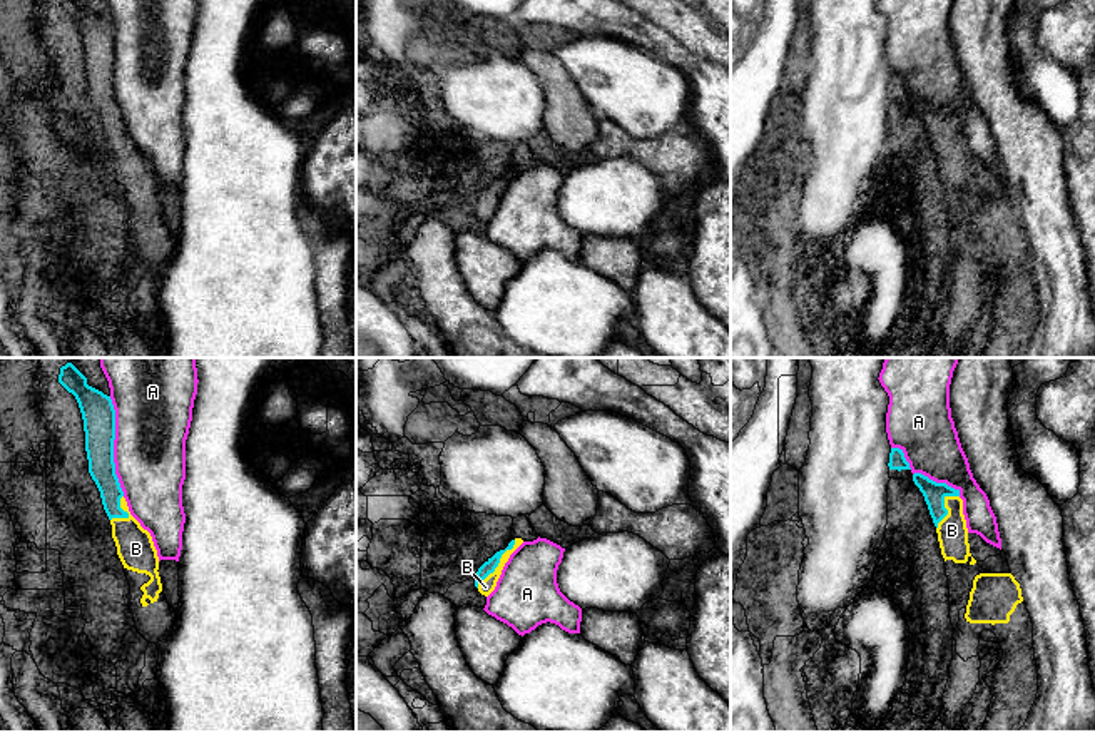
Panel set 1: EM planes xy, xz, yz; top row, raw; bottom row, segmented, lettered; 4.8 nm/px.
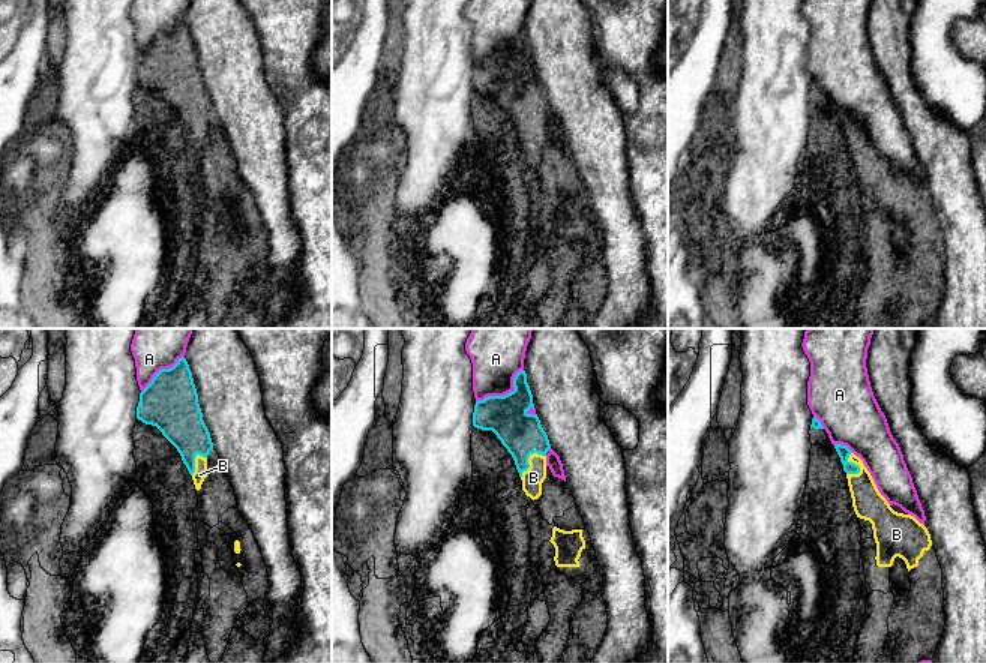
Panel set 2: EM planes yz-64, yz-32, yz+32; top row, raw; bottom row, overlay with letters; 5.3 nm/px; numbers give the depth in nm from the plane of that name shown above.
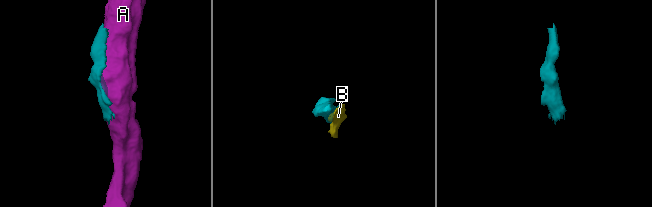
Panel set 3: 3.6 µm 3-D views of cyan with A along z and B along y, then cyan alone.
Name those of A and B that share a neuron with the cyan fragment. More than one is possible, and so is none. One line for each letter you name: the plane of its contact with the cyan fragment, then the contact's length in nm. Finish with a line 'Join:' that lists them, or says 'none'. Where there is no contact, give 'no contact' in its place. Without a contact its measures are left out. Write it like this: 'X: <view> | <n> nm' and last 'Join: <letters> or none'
B: xz | 300 nm
Join: B

